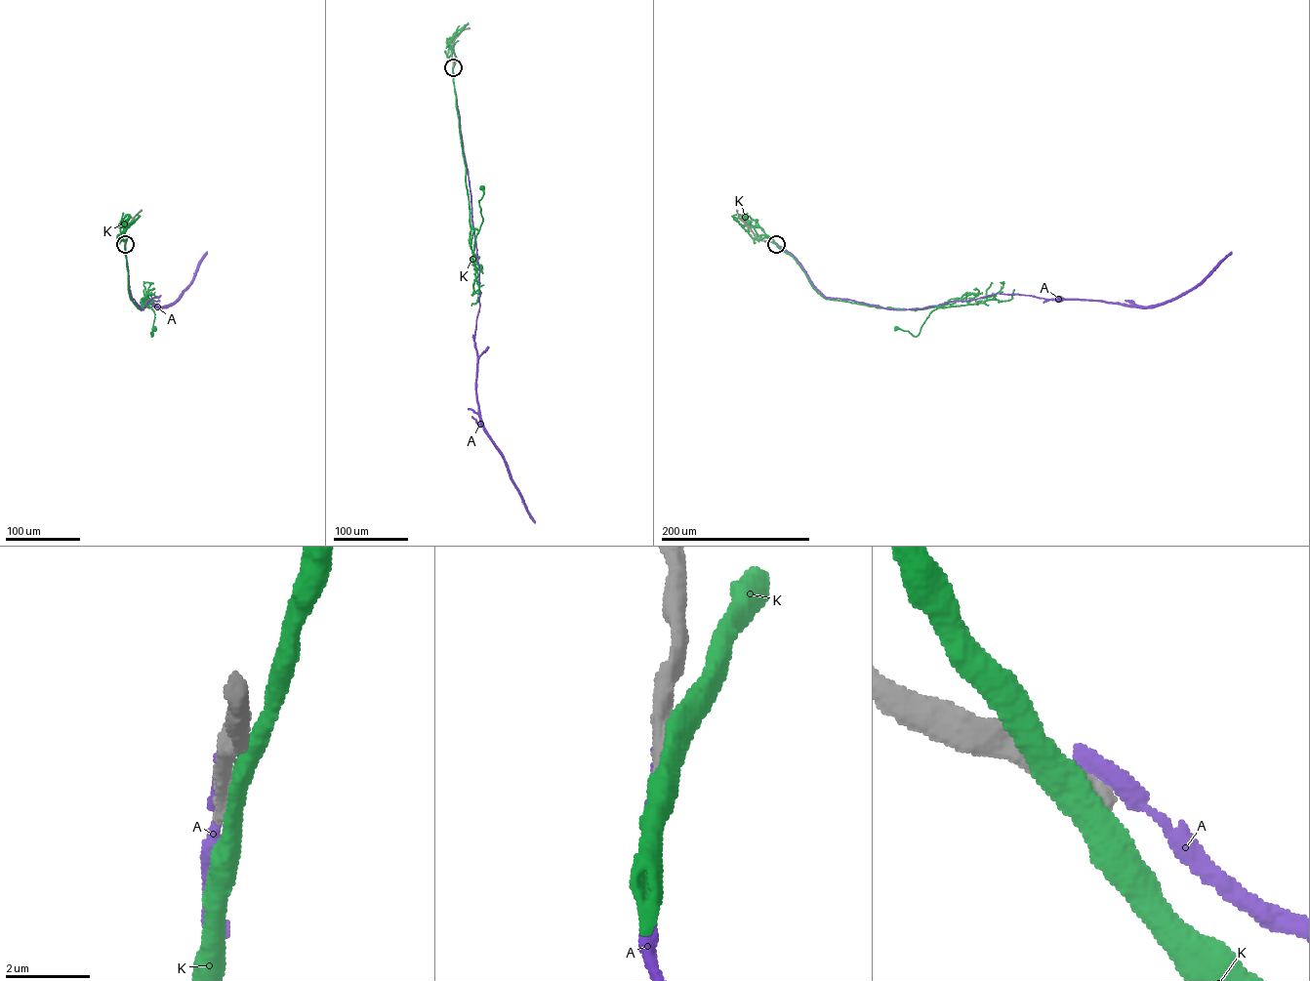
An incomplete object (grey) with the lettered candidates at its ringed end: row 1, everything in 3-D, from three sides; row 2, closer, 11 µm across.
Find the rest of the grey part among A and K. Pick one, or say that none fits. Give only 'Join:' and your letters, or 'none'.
Join: none

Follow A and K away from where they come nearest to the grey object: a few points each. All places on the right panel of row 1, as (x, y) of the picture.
A: (776, 244), (796, 258), (813, 284), (826, 297), (888, 308), (922, 308), (998, 293), (1138, 306)
K: (776, 244), (793, 257), (811, 286), (825, 298), (880, 307), (939, 307), (929, 313), (917, 336), (896, 328)

